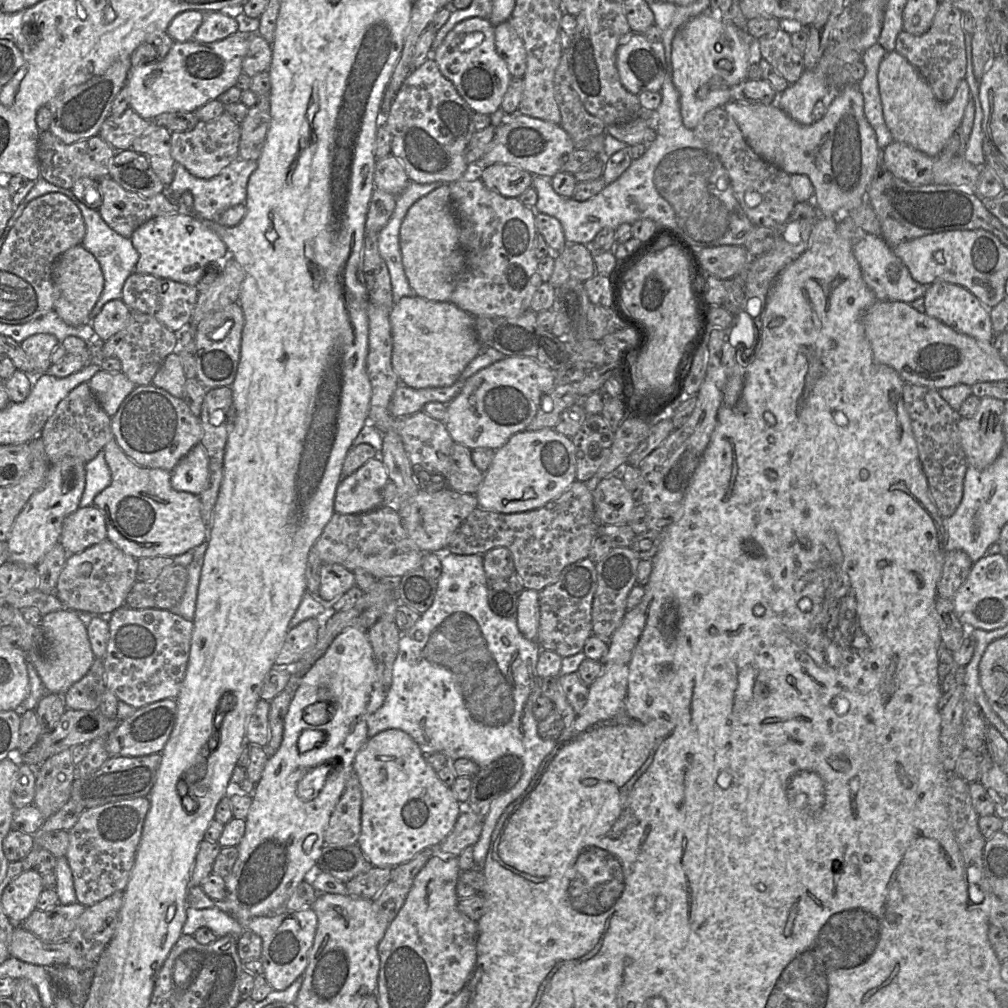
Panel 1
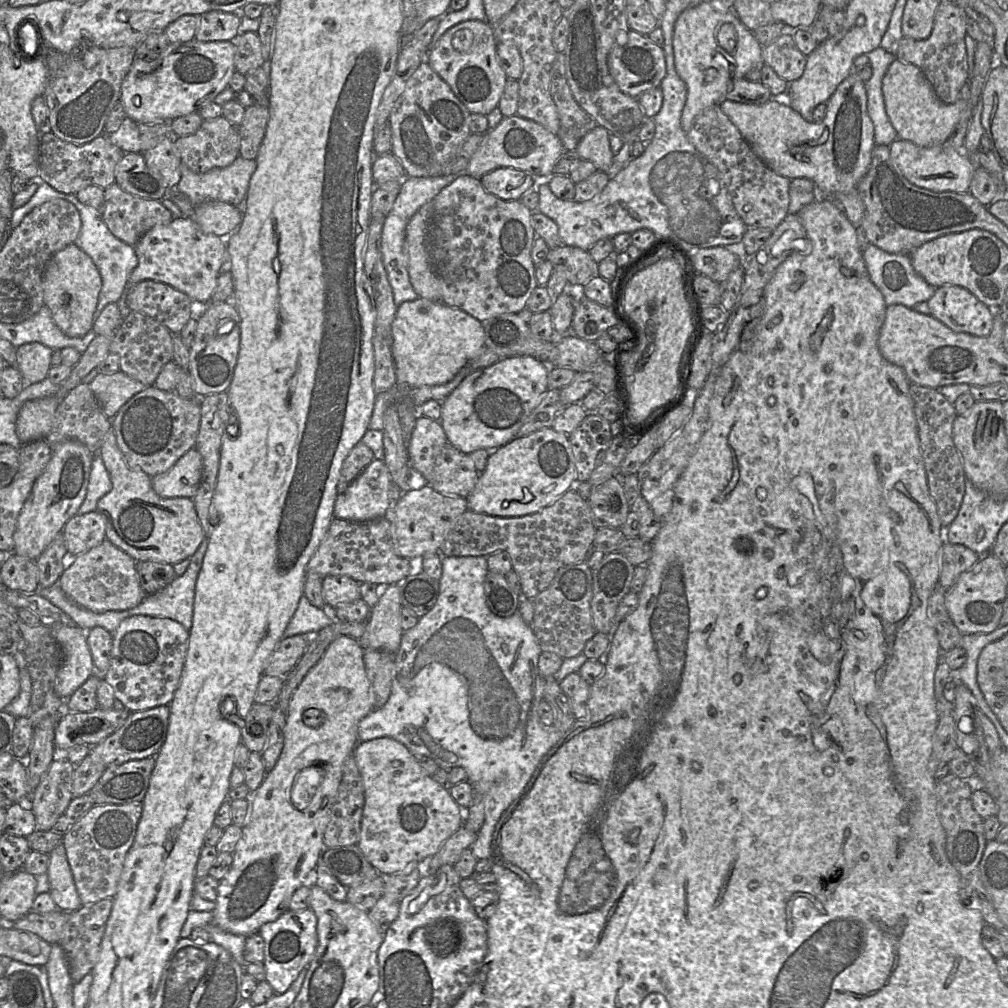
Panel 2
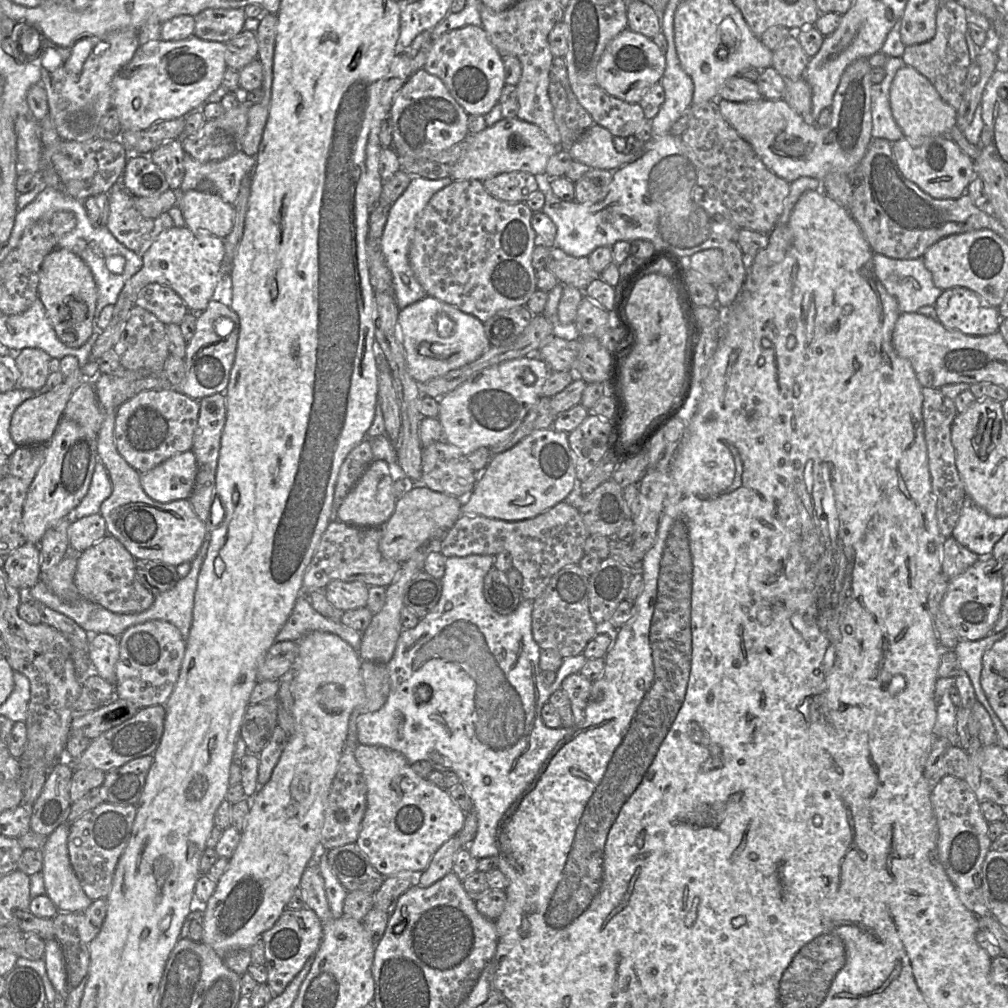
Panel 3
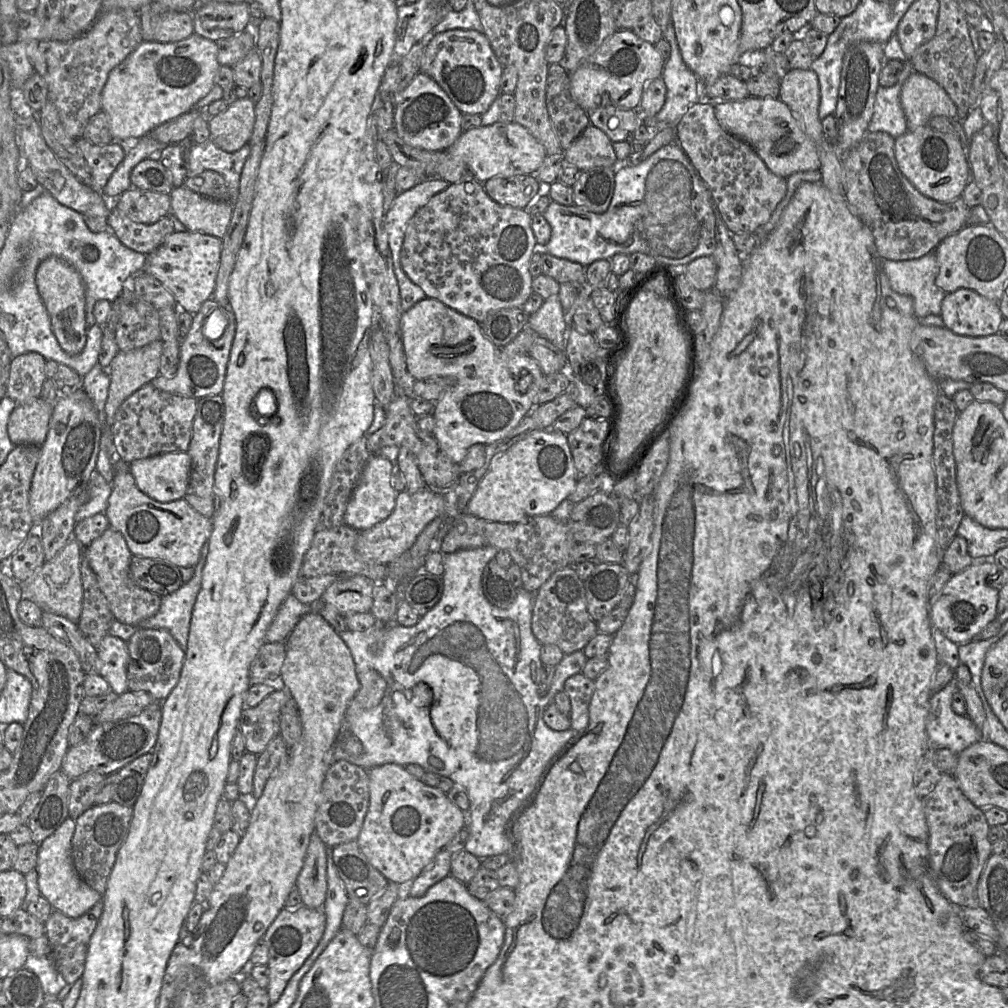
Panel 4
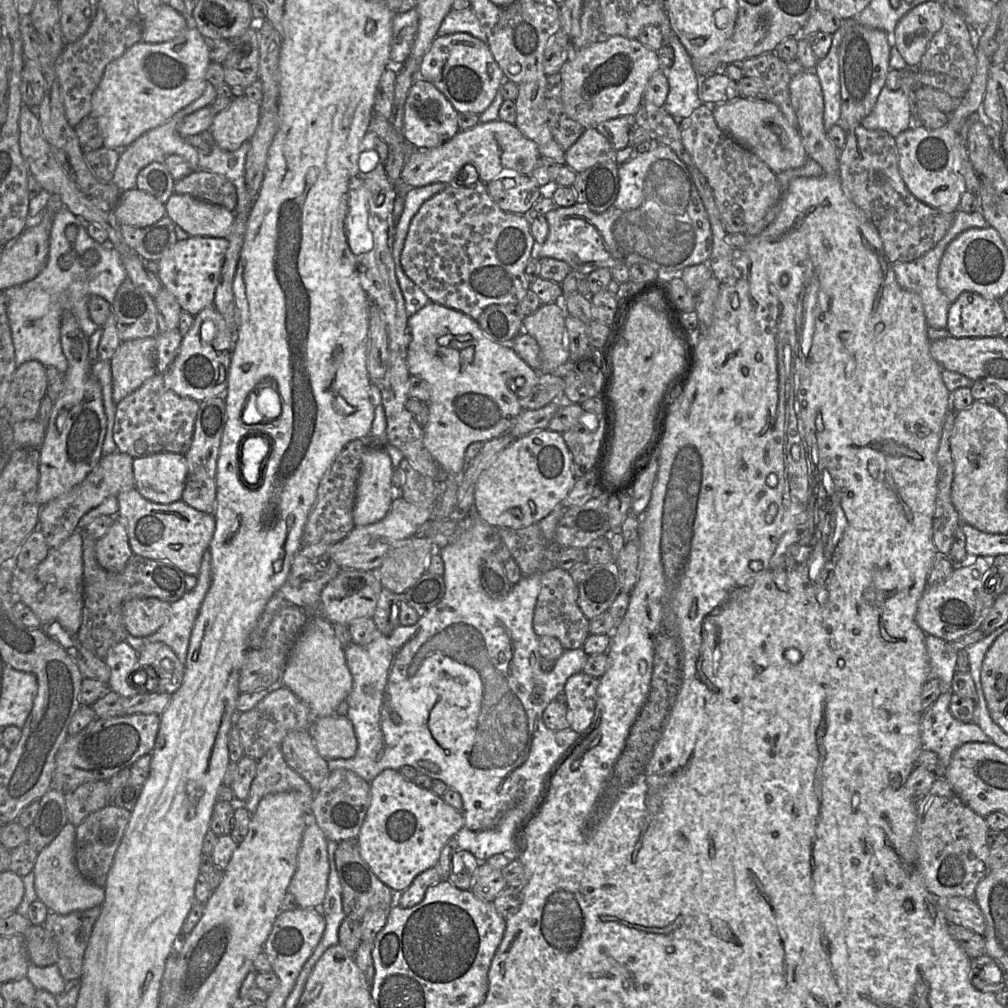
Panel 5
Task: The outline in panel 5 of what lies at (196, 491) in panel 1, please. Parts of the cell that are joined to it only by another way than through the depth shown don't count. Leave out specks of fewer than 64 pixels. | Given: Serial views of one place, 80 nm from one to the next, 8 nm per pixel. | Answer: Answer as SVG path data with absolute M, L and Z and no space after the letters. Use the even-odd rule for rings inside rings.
M160 452L133 459L135 488L147 500L171 504L182 499L187 477L186 457Z

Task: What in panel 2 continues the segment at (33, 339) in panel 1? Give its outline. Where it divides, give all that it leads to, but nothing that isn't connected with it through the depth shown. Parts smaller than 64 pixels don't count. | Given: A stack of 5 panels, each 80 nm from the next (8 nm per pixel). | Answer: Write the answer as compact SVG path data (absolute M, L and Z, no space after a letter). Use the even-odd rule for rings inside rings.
M39 342L17 348L16 367L26 384L34 384L48 378L53 350Z

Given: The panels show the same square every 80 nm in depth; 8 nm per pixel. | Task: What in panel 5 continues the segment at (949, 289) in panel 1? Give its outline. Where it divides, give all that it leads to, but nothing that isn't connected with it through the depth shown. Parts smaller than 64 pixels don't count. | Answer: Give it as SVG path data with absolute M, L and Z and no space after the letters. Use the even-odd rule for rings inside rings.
M964 291L949 306L946 328L956 338L998 336L1005 322L999 300Z

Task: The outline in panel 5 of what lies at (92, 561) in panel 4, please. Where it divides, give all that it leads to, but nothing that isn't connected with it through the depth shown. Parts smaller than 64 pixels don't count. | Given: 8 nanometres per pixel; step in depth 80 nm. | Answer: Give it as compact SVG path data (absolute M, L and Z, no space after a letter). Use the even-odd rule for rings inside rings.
M120 518L114 522L107 533L96 540L96 557L102 568L112 573L120 573L133 555L127 529ZM158 598L131 599L124 603L122 613L128 633L146 638L168 622L171 603Z

